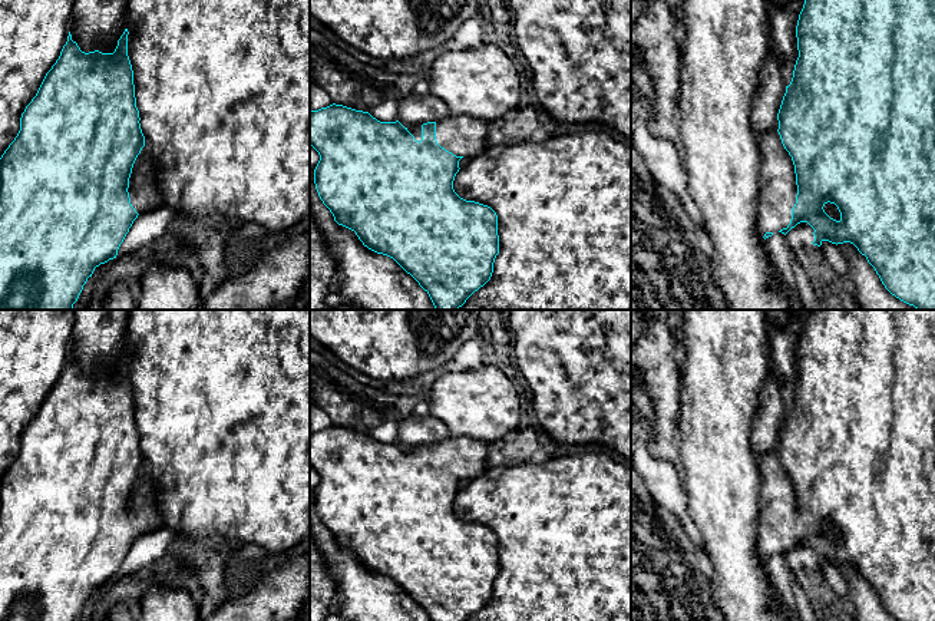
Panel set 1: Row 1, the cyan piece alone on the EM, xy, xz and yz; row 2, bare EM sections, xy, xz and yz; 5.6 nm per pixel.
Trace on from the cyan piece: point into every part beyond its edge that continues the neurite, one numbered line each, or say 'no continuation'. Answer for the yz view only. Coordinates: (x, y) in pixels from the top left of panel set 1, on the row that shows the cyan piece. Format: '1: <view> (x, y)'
1: yz (777, 179)

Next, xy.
1: xy (142, 190)

